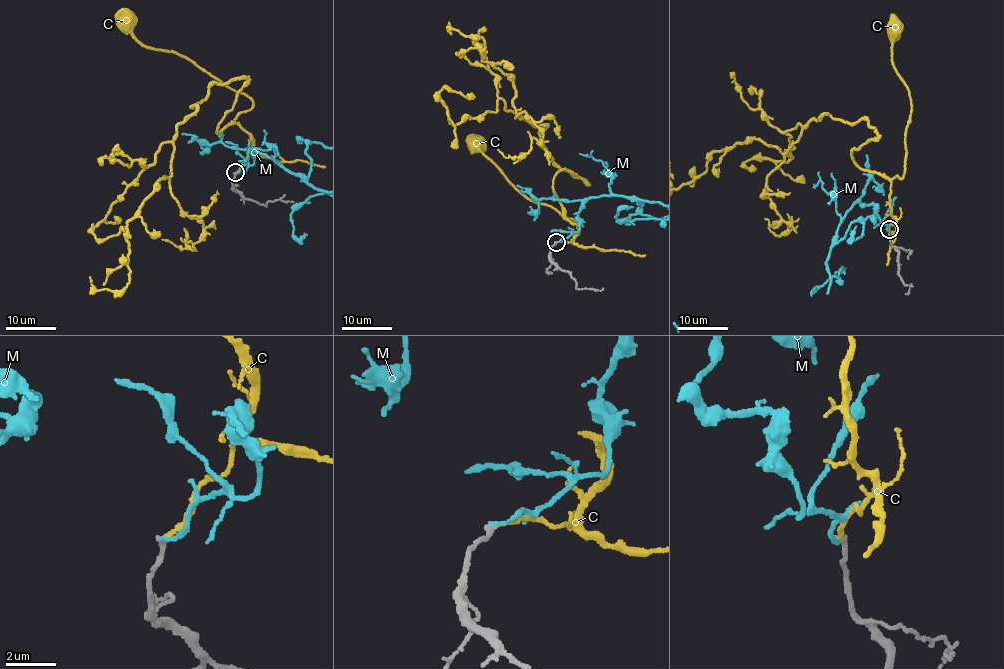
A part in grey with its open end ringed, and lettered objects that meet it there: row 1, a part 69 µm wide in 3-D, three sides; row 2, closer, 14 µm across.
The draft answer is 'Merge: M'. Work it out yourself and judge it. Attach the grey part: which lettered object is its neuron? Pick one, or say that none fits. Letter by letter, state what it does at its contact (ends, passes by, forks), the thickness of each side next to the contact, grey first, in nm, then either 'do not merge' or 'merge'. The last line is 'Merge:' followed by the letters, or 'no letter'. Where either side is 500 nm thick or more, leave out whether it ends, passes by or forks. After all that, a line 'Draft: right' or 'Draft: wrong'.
C: it ends there; 220 nm thick on the grey side, 140 nm on the other; merge
M: it ends there; 220 nm thick on the grey side, 180 nm on the other; do not merge
Merge: C
Draft: wrong

